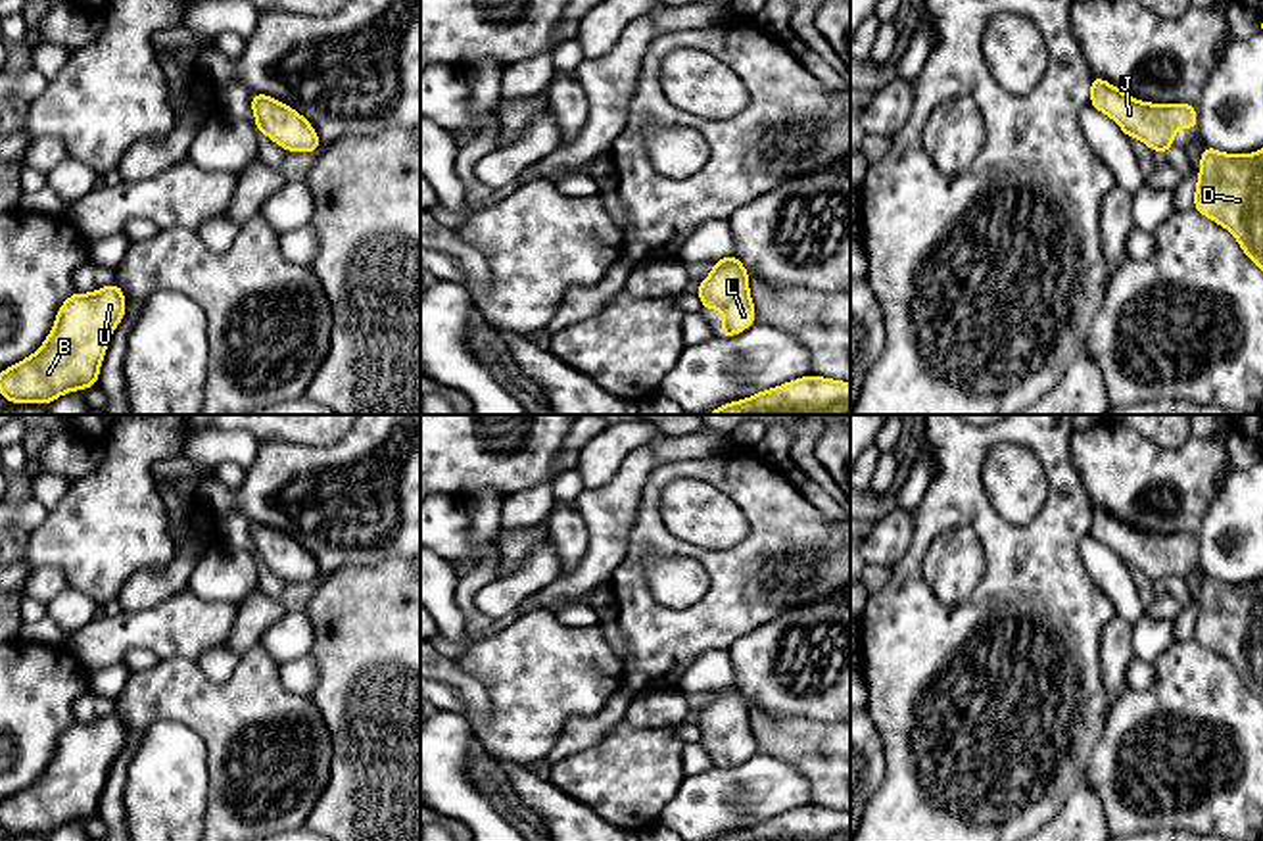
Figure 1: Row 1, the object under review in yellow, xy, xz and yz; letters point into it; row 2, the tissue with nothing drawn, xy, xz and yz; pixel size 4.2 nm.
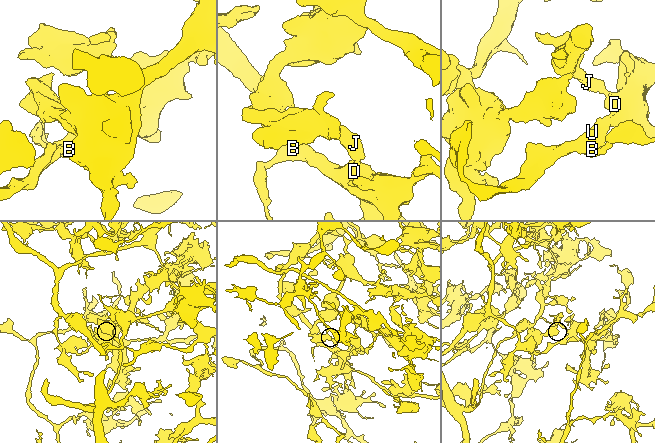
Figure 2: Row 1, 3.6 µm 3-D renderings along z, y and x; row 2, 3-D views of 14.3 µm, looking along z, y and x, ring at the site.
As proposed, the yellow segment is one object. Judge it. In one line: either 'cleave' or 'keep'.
keep

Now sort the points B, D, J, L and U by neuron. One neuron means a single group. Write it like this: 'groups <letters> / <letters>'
groups B D J L U

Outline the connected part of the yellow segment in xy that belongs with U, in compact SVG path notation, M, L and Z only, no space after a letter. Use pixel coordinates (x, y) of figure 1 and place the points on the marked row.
M117 282L90 294L75 292L58 309L44 344L0 372L0 394L10 403L44 403L98 384L109 338L125 317Z

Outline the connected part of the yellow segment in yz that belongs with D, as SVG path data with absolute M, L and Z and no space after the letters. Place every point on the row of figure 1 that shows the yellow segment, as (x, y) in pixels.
M1205 146L1194 209L1225 227L1263 271L1263 148L1253 154L1225 154Z

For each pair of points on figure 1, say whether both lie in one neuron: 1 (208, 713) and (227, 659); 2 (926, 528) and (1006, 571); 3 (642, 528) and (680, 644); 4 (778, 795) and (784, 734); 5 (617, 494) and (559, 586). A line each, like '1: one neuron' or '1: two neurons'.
1: two neurons
2: one neuron
3: one neuron
4: two neurons
5: one neuron

